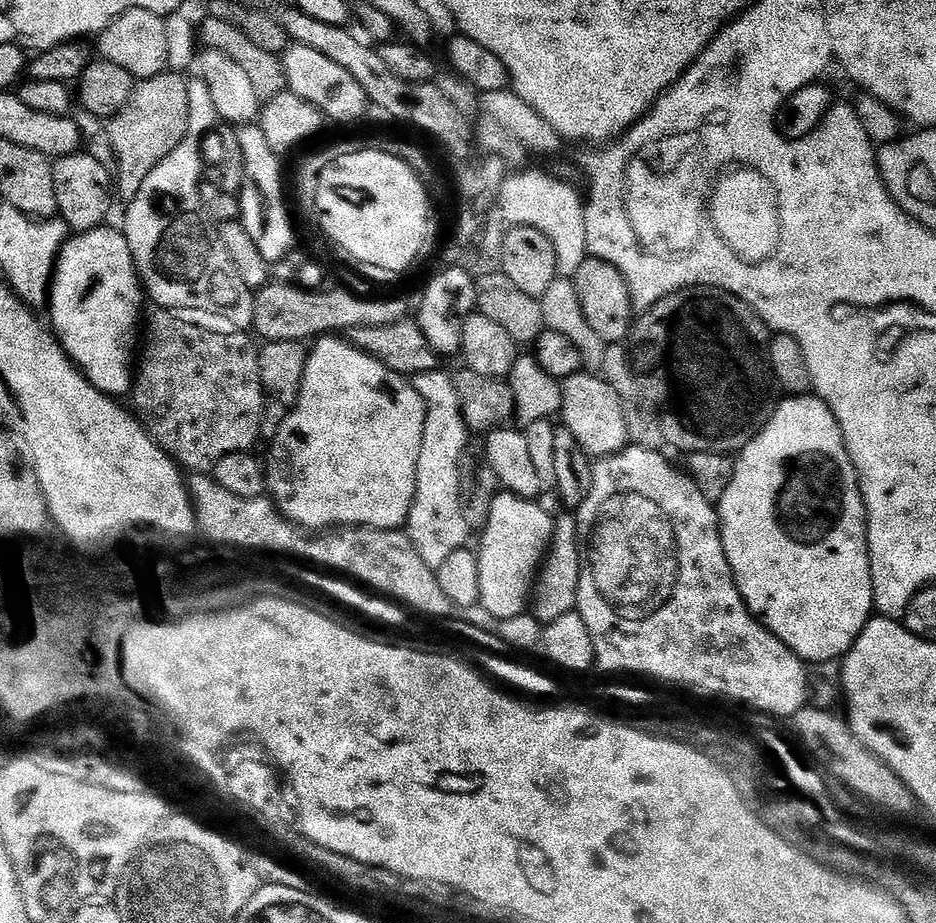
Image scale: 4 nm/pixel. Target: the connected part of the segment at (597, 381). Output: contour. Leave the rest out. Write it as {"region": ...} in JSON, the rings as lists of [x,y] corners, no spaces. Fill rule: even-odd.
{"region":[[[581,370],[562,381],[562,406],[558,413],[563,427],[578,438],[578,446],[592,458],[613,456],[629,447],[630,441],[626,430],[624,402],[610,387],[603,375]]]}

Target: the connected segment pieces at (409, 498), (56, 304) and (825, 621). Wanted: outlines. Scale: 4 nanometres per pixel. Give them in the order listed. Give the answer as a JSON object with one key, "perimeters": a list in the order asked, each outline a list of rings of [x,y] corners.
{"perimeters":[[[[329,334],[317,339],[311,345],[308,354],[308,365],[302,382],[302,390],[295,404],[291,405],[285,421],[277,436],[270,441],[272,448],[266,455],[266,471],[268,473],[268,492],[280,515],[293,524],[305,530],[336,530],[341,526],[348,528],[390,528],[400,530],[407,525],[408,515],[414,502],[416,493],[416,475],[418,474],[418,454],[422,450],[422,434],[426,426],[426,406],[414,390],[411,379],[407,376],[400,376],[394,370],[390,370],[382,362],[378,362],[370,354],[358,350],[347,339],[336,334]]],[[[101,226],[90,230],[89,232],[82,232],[73,235],[68,241],[64,243],[64,248],[60,252],[60,256],[56,259],[56,270],[52,274],[52,286],[50,289],[50,309],[52,308],[52,324],[50,323],[51,331],[54,333],[60,345],[67,352],[68,357],[71,358],[72,363],[83,372],[84,377],[89,380],[95,388],[106,393],[113,398],[124,398],[131,393],[134,387],[134,357],[138,352],[138,332],[136,336],[136,327],[141,327],[142,316],[140,320],[140,311],[144,308],[144,300],[146,304],[146,296],[142,291],[142,281],[136,271],[136,263],[130,254],[130,246],[126,242],[123,231],[116,232],[109,226]]],[[[815,394],[789,395],[784,399],[777,403],[775,412],[762,431],[739,453],[734,478],[730,482],[726,494],[722,494],[718,505],[720,537],[722,546],[726,550],[726,558],[730,562],[734,582],[753,616],[763,624],[766,630],[770,630],[776,635],[799,660],[812,666],[828,666],[831,660],[839,661],[852,649],[854,642],[874,616],[872,571],[868,553],[868,515],[864,505],[864,495],[860,489],[860,479],[854,470],[854,462],[850,462],[850,454],[846,450],[842,430],[834,418],[830,406],[826,406],[826,402]]]]}

